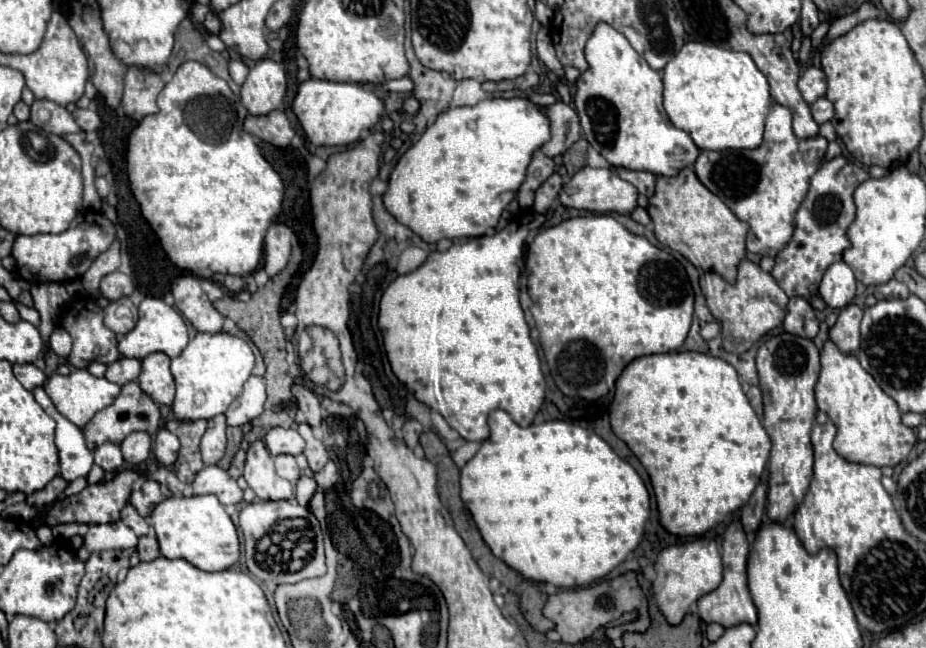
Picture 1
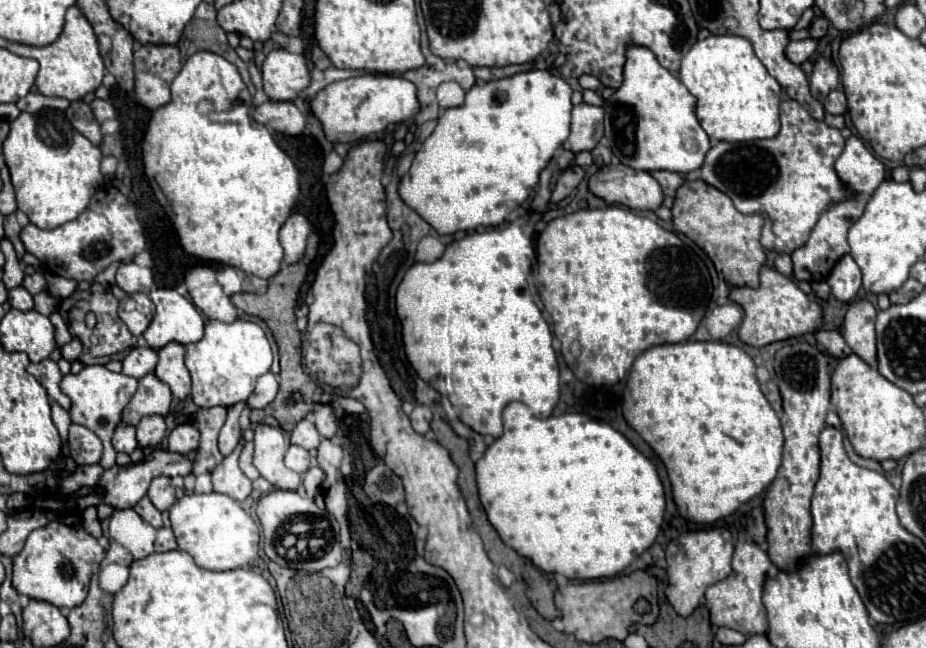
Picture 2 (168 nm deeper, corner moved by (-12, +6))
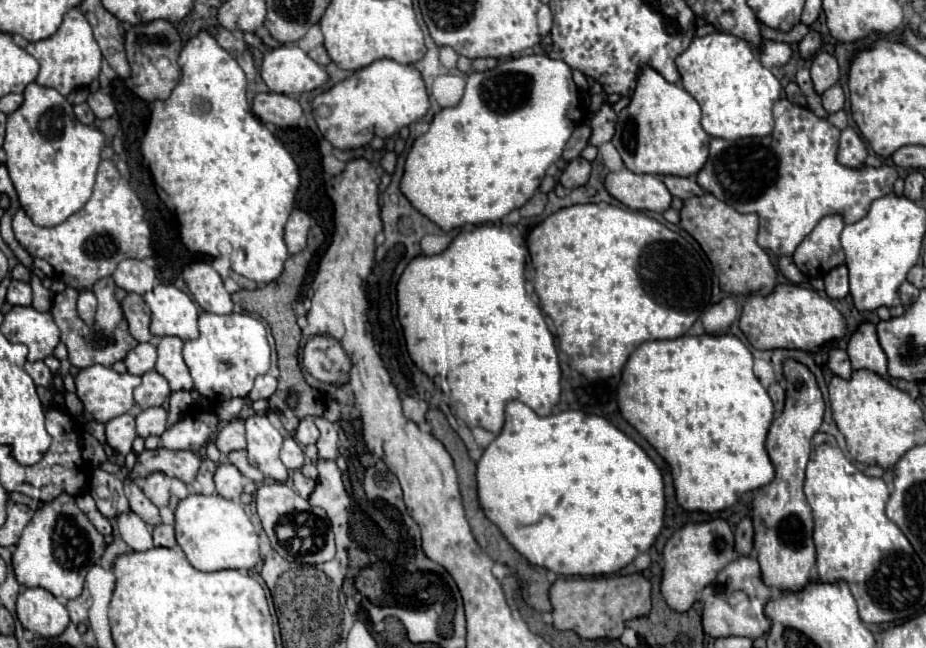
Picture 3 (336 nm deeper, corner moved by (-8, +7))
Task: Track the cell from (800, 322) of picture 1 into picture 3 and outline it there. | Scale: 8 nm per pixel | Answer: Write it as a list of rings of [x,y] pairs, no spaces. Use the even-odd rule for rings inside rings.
[[[831,348],[831,350],[829,350],[827,366],[833,370],[833,374],[837,374],[837,376],[841,376],[841,378],[845,378],[845,380],[847,380],[847,378],[851,376],[851,372],[853,372],[853,368],[851,368],[851,364],[849,364],[847,352],[841,350],[841,348]]]

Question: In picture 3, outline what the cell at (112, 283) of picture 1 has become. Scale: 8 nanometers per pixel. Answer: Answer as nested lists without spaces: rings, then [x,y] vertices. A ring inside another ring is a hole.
[[[123,260],[117,266],[113,280],[125,292],[145,294],[155,286],[155,270],[145,266],[141,260]]]

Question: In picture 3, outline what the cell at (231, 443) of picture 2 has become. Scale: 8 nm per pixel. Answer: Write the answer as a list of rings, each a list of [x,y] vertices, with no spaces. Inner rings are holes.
[[[241,420],[223,424],[221,430],[215,436],[215,444],[223,454],[229,454],[233,450],[243,450],[245,448],[245,426]]]

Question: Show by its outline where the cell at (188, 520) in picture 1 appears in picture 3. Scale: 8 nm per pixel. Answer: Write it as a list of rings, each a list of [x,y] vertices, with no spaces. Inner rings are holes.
[[[191,494],[175,510],[175,536],[193,568],[215,572],[225,568],[249,570],[259,562],[259,538],[243,506],[223,496]]]

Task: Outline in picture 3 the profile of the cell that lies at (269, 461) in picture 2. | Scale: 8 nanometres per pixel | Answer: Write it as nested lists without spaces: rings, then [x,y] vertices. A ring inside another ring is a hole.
[[[255,414],[245,420],[245,436],[249,462],[259,468],[265,478],[271,478],[275,482],[287,482],[289,472],[279,460],[283,436],[271,426],[265,414]]]

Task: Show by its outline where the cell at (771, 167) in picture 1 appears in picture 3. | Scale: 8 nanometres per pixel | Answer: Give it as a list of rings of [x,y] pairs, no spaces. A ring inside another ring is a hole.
[[[781,98],[773,106],[775,114],[775,130],[763,138],[741,138],[741,140],[711,140],[711,150],[705,166],[697,174],[697,184],[717,196],[719,200],[733,206],[737,212],[755,212],[761,220],[759,230],[759,246],[771,250],[777,256],[793,256],[795,248],[803,242],[803,238],[817,226],[817,222],[827,214],[845,214],[845,222],[857,222],[869,210],[869,204],[875,198],[881,198],[893,190],[895,184],[895,168],[883,164],[881,168],[845,168],[837,162],[837,146],[839,146],[839,128],[829,124],[825,118],[815,116],[809,108],[797,106],[787,98]]]

